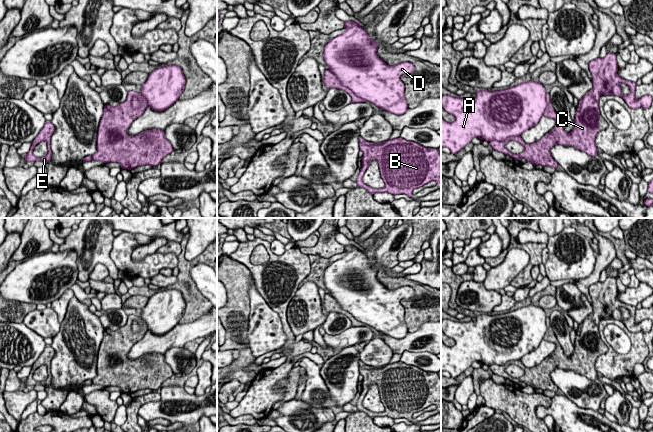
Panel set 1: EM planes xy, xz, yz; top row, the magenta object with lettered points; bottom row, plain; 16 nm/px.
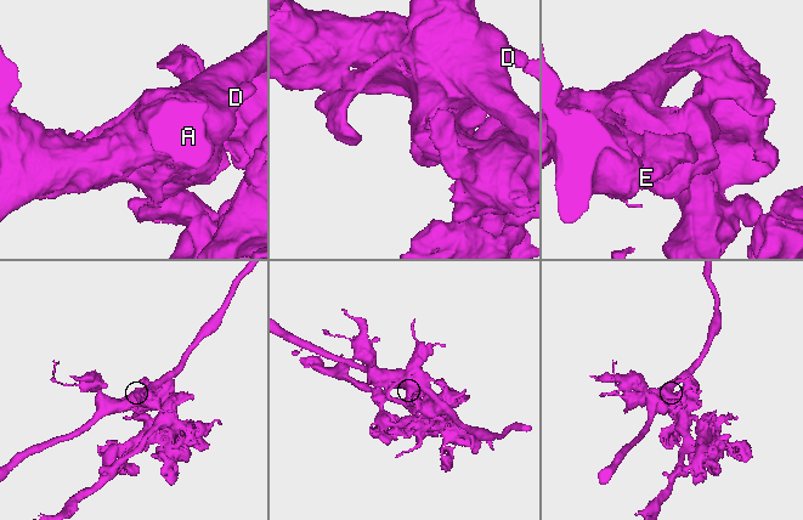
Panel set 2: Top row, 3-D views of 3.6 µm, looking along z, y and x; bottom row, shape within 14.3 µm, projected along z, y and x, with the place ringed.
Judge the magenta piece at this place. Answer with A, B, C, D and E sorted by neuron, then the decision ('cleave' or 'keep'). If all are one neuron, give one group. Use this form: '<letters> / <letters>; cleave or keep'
A D / B C E; cleave

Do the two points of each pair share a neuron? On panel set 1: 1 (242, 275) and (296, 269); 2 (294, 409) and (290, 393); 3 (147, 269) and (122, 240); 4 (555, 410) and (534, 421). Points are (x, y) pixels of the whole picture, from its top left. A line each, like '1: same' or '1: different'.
1: different
2: different
3: same
4: different

